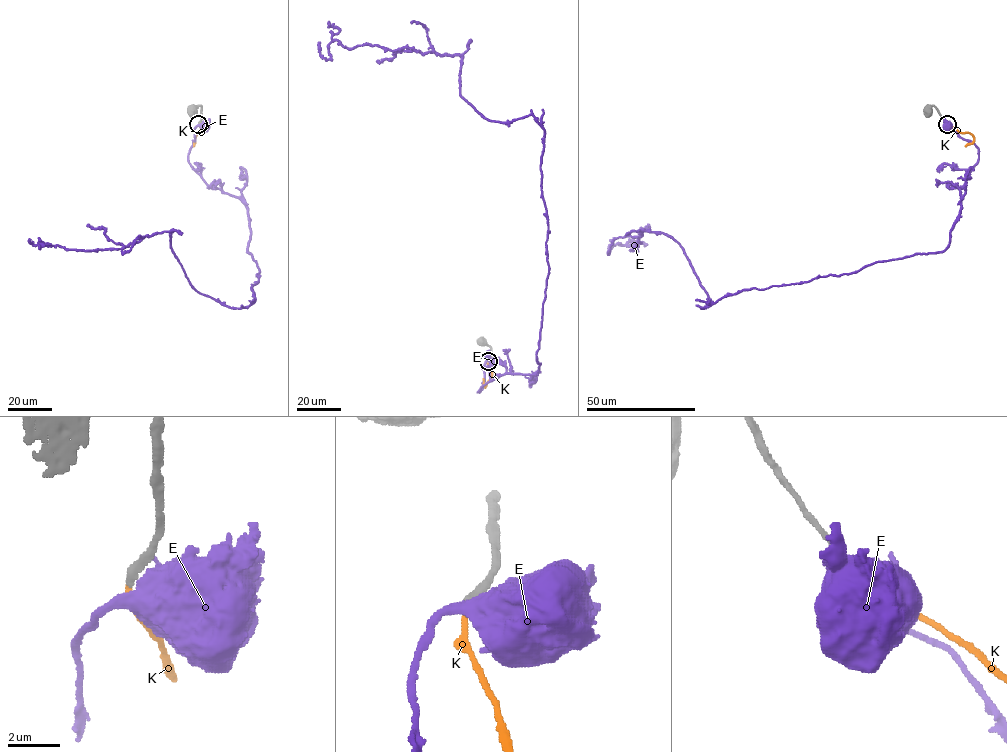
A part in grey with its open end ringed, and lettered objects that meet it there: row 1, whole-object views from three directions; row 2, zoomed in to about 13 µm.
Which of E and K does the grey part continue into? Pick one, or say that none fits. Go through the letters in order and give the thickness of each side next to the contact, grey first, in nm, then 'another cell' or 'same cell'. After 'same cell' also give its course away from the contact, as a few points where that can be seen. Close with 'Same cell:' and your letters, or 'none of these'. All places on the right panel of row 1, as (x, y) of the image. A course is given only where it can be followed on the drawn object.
E: calibres 320 and 750 nm; another cell
K: calibres 260 and 240 nm; same cell; course (947, 123), (973, 136), (974, 140), (965, 146)
Same cell: K

